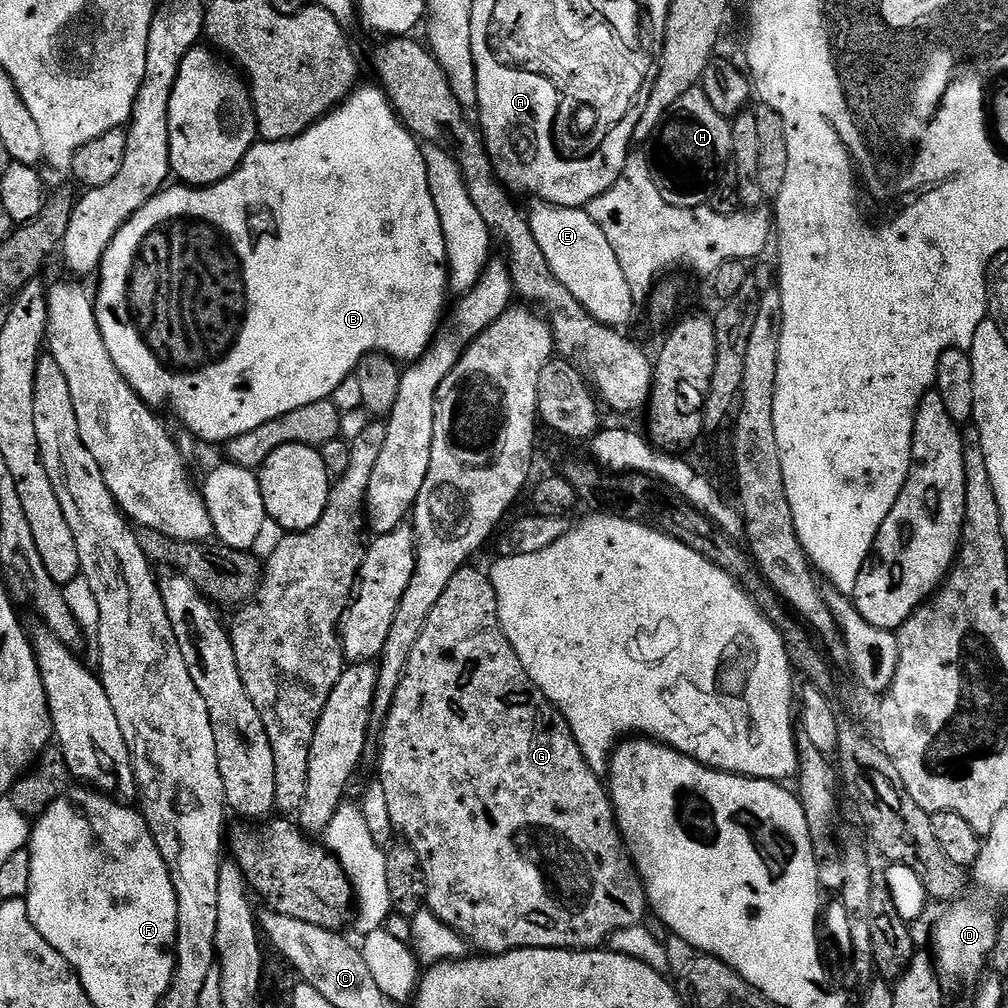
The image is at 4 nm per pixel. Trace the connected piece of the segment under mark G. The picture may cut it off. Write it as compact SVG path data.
M466 566L454 574L450 586L446 586L446 594L438 598L438 606L434 606L408 660L408 671L396 692L392 711L386 717L388 729L384 732L384 757L380 760L378 781L386 790L395 831L409 848L416 851L424 866L428 879L427 907L471 947L473 944L480 951L477 953L499 954L519 948L596 950L607 945L616 932L638 928L645 923L650 905L644 892L644 882L632 863L624 835L616 825L616 810L612 807L612 797L605 781L603 784L598 773L589 766L566 718L548 701L546 694L542 694L530 674L526 674L514 646L510 646L500 625L498 598L489 573L472 567Z

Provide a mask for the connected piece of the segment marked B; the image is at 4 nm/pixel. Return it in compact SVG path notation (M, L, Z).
M357 87L352 96L345 100L343 104L333 108L327 116L318 120L311 128L306 129L301 136L295 136L293 140L270 140L253 144L248 152L248 157L225 180L220 180L216 184L209 184L207 188L194 188L191 186L176 186L180 188L172 188L173 186L165 187L146 206L142 206L142 210L137 212L132 219L134 224L164 225L157 232L150 233L145 238L144 245L141 248L138 237L121 234L116 236L115 242L107 250L105 260L101 264L101 270L98 274L98 279L100 279L100 296L98 292L95 301L98 326L102 330L106 348L110 350L110 356L114 358L114 364L118 366L120 373L128 380L130 387L143 398L145 404L149 406L169 404L180 415L180 420L184 423L183 427L205 445L220 443L220 445L223 445L225 442L238 438L242 434L250 434L250 430L258 430L258 426L262 426L274 418L282 418L286 414L290 414L290 410L298 410L302 406L310 406L319 400L335 397L337 390L342 387L345 380L349 379L361 367L365 358L373 354L387 354L397 362L405 362L404 360L416 362L428 355L434 341L437 339L438 333L436 331L440 328L440 319L443 318L444 307L448 304L450 273L448 271L448 247L446 246L446 238L442 230L442 218L438 218L438 206L434 206L434 194L430 190L428 167L424 161L426 152L422 147L421 141L413 136L409 128L396 115L396 109L392 107L392 102L388 99L387 92L384 91L383 87L375 87Z

